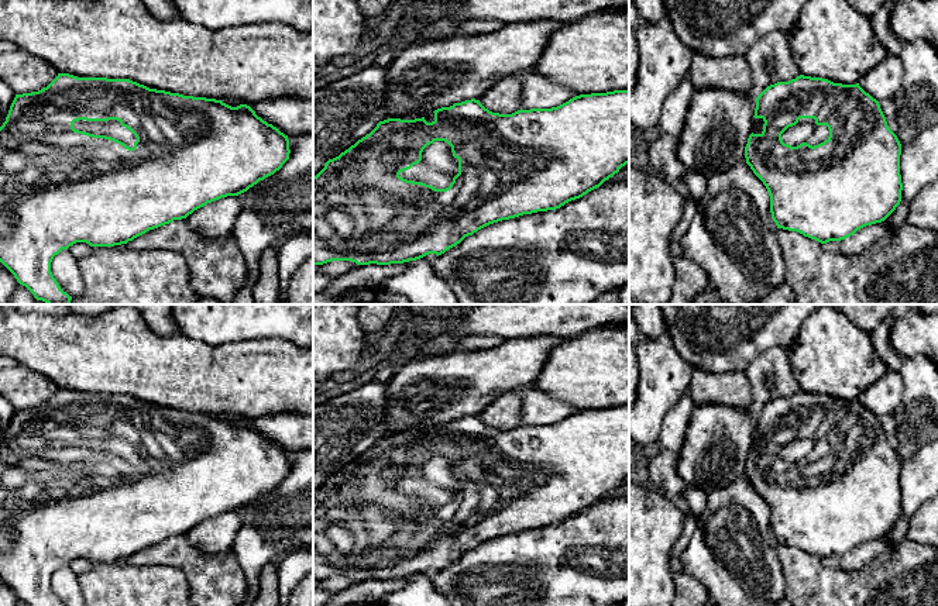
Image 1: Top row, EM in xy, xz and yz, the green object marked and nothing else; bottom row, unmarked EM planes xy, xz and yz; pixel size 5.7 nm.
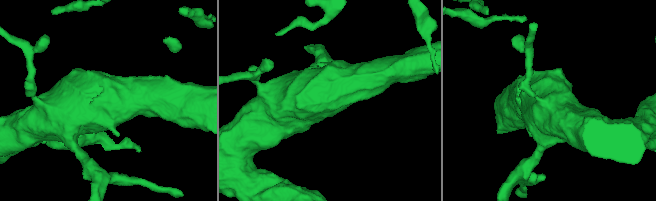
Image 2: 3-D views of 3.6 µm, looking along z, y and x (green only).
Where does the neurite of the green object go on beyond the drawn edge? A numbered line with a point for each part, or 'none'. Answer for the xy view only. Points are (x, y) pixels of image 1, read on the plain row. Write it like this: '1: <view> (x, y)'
1: xy (113, 444)

